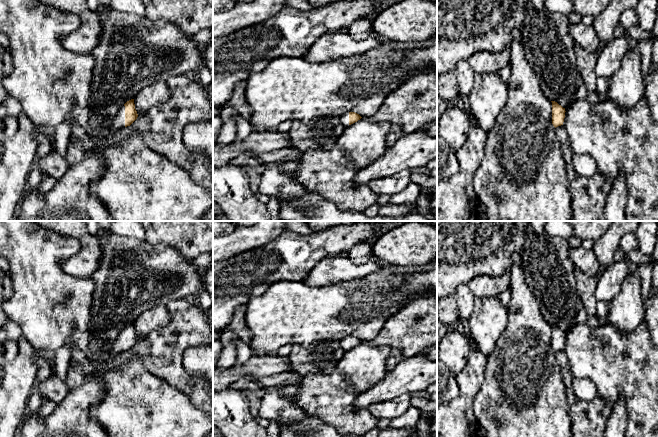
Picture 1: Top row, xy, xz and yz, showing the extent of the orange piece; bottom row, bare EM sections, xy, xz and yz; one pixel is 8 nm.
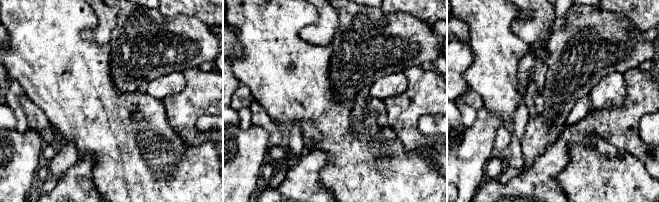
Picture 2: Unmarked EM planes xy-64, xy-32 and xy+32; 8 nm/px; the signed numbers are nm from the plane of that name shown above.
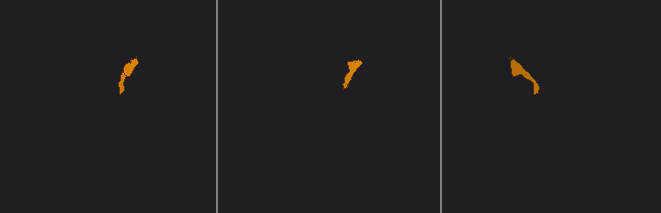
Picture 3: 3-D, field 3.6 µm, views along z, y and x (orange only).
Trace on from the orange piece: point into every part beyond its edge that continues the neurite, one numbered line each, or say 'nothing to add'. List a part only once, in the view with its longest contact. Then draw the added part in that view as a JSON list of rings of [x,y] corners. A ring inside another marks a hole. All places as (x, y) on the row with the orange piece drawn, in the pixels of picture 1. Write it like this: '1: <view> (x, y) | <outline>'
1: xy (119, 120) | [[[123,105],[117,112],[113,120],[113,129],[115,132],[125,128],[125,106]]]

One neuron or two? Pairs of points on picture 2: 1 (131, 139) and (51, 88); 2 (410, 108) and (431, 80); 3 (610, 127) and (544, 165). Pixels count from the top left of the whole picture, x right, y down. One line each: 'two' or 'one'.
1: one
2: one
3: one

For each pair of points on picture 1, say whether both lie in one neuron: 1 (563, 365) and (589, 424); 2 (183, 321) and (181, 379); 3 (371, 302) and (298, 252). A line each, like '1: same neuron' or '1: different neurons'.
1: same neuron
2: same neuron
3: different neurons

